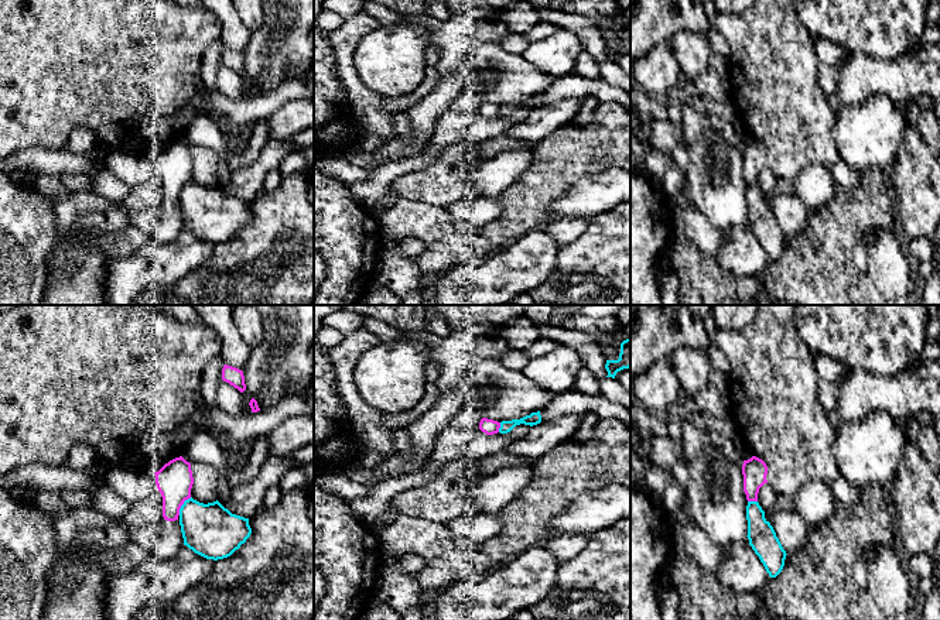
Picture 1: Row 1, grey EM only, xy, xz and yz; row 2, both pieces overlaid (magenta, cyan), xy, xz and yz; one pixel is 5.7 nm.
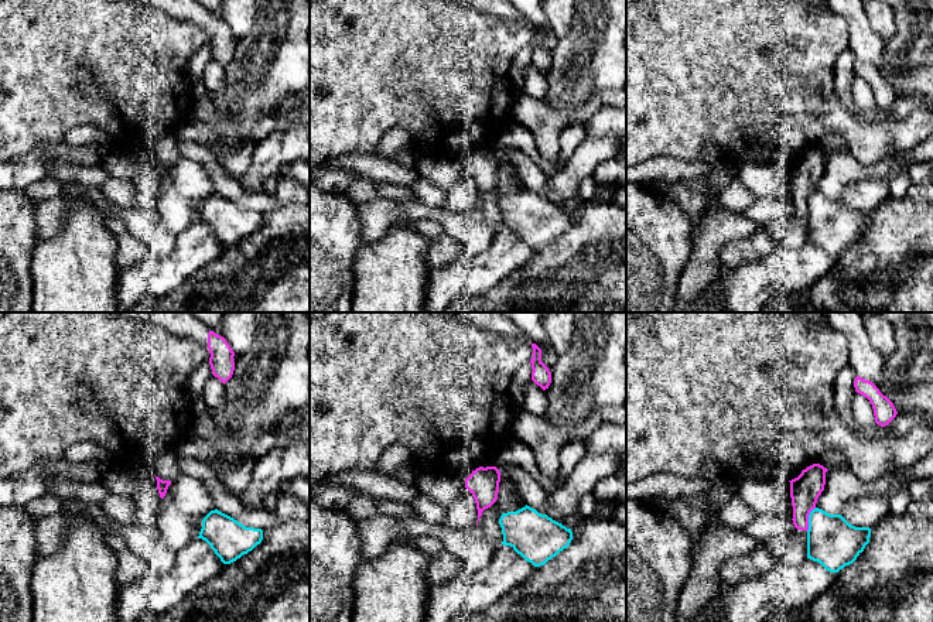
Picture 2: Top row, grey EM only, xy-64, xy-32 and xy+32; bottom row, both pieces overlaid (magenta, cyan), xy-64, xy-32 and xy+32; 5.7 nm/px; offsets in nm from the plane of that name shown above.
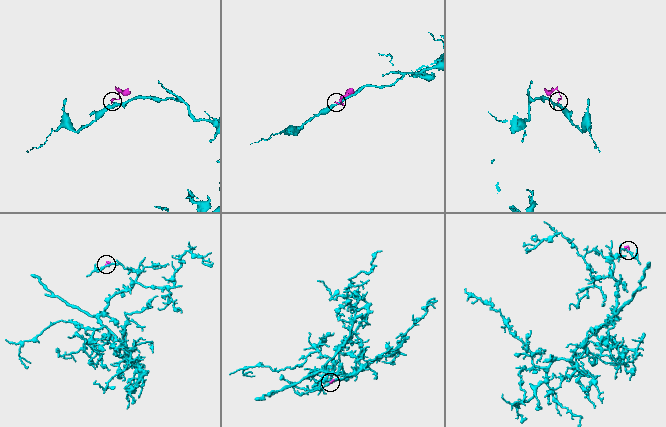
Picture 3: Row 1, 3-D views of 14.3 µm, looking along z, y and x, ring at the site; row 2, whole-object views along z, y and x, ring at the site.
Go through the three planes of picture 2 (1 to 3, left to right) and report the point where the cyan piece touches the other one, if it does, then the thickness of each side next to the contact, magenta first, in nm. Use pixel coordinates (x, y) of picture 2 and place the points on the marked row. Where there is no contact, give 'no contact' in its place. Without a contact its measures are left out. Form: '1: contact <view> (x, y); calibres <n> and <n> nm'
1: no contact
2: no contact
3: contact xy+32 (807, 519); calibres 170 and 280 nm

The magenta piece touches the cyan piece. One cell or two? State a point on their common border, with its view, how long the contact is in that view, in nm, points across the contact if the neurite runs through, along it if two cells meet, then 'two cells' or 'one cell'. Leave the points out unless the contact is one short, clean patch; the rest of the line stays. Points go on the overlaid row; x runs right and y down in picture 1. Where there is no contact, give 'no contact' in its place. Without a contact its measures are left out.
xy (183, 503) | 130 nm | two cells

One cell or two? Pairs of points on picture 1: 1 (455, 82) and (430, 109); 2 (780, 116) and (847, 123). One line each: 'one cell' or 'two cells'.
1: one cell
2: two cells

